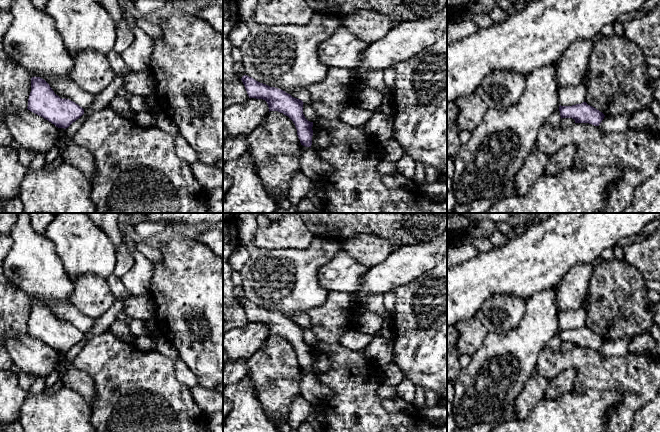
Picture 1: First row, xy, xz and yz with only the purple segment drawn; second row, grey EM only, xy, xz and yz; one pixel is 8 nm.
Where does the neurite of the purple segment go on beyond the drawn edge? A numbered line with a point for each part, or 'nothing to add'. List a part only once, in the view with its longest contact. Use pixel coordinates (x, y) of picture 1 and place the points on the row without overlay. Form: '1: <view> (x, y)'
nothing to add

